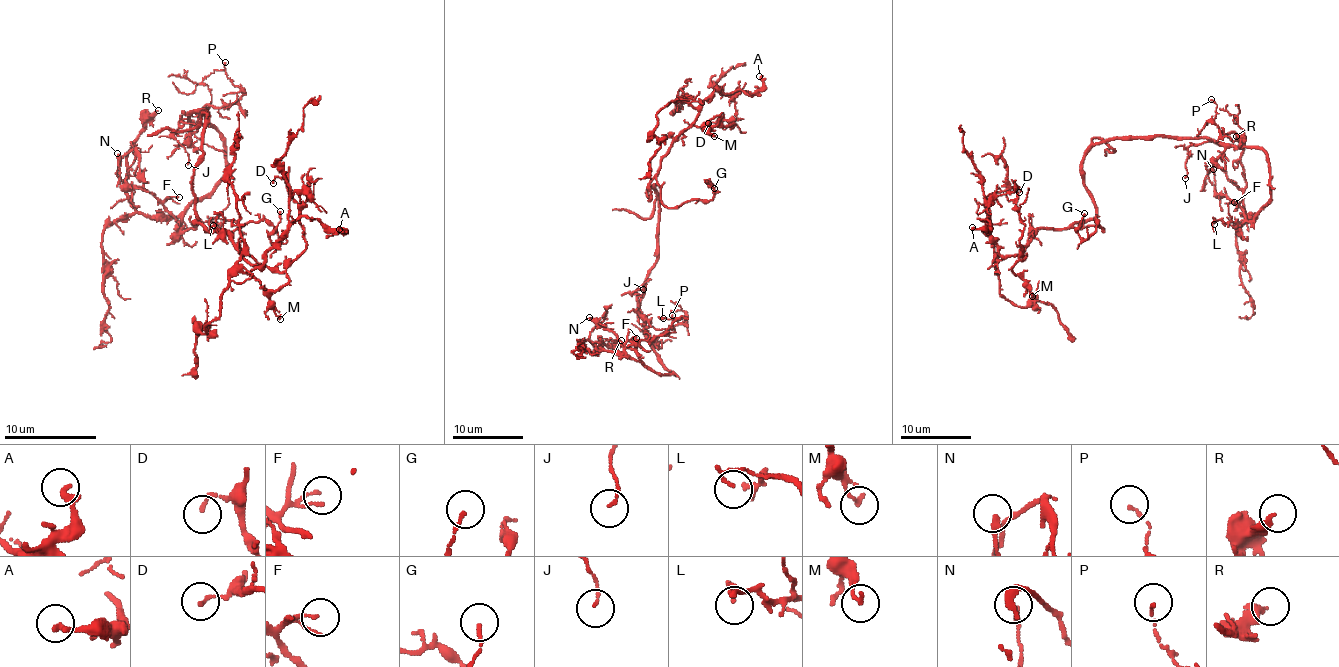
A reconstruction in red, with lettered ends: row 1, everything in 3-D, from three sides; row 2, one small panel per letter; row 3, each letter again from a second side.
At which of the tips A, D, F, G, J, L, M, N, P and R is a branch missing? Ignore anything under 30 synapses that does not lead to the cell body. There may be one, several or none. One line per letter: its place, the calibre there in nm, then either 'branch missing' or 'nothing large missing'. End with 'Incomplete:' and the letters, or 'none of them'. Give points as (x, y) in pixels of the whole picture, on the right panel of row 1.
A: (972, 227) | 280 nm | nothing large missing
D: (1019, 192) | 150 nm | nothing large missing
F: (1234, 202) | 100 nm | nothing large missing
G: (1084, 213) | 130 nm | nothing large missing
J: (1185, 178) | 100 nm | nothing large missing
L: (1214, 224) | 110 nm | nothing large missing
M: (1032, 296) | 150 nm | nothing large missing
N: (1213, 169) | 130 nm | nothing large missing
P: (1211, 99) | 100 nm | nothing large missing
R: (1236, 136) | 240 nm | nothing large missing
Incomplete: none of them

